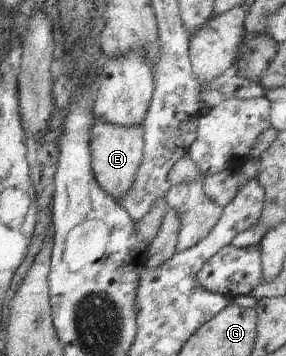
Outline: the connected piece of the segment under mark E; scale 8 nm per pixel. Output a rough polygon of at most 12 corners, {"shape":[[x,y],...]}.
{"shape":[[96,122],[92,165],[114,198],[134,186],[144,126]]}

